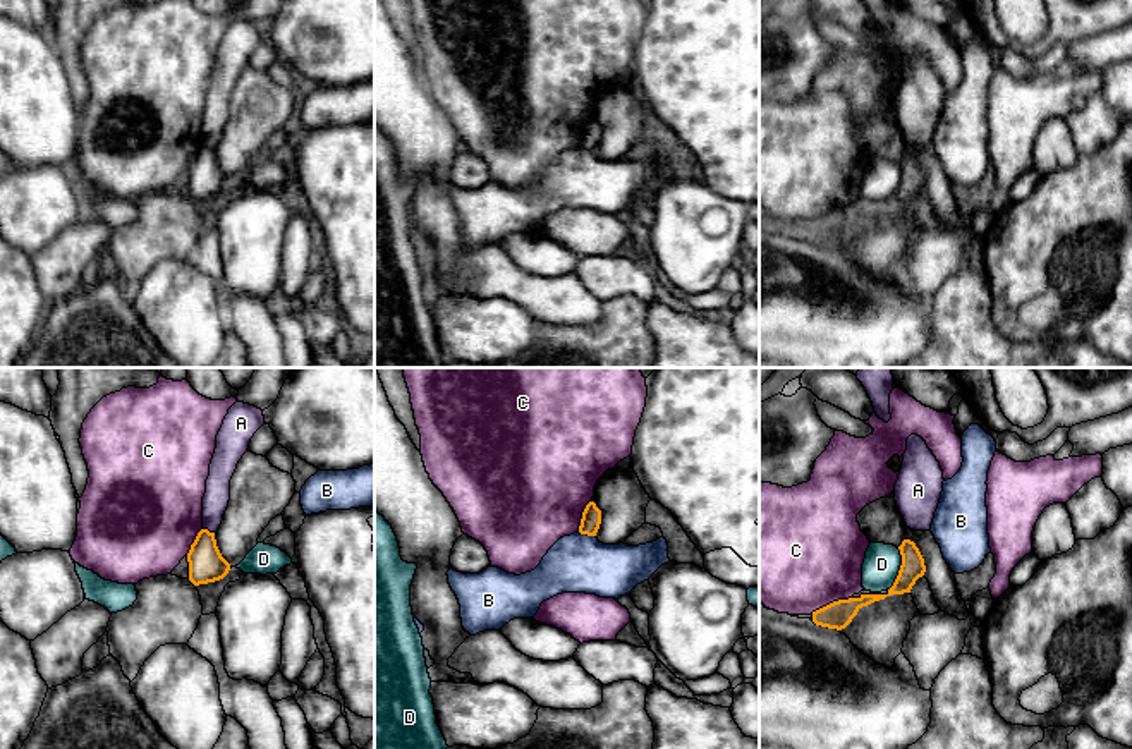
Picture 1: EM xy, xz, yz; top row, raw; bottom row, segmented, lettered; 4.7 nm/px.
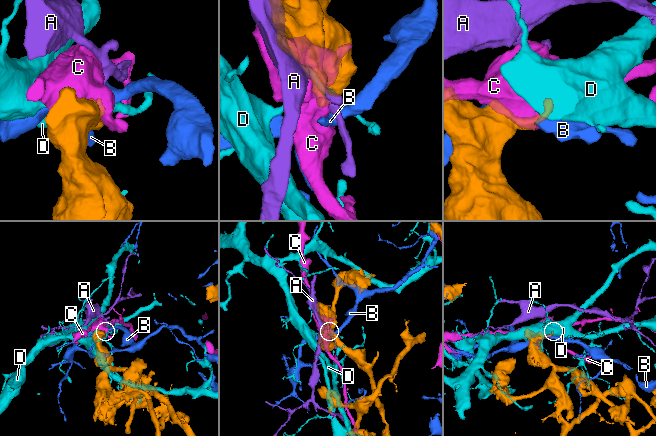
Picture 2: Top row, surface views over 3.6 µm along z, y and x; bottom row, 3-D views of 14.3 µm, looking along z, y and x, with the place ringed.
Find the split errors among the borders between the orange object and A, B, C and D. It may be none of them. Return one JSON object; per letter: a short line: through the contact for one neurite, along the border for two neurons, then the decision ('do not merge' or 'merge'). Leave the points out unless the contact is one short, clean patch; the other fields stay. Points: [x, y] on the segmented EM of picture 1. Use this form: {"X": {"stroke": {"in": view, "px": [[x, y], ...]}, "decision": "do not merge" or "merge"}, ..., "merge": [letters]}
{"A": {"stroke": {"in": "xy", "px": [[203, 528], [213, 533]]}, "decision": "do not merge"}, "B": {"stroke": {"in": "xz", "px": [[579, 531], [595, 536]]}, "decision": "do not merge"}, "C": {"decision": "do not merge"}, "D": {"decision": "do not merge"}, "merge": []}

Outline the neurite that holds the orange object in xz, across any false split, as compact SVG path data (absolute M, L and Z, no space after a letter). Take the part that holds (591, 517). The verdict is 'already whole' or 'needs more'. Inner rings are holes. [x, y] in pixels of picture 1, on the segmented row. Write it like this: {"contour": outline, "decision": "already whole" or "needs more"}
{"contour": "M589 502L582 512L579 533L587 536L596 536L601 524L601 510L594 502Z", "decision": "already whole"}

